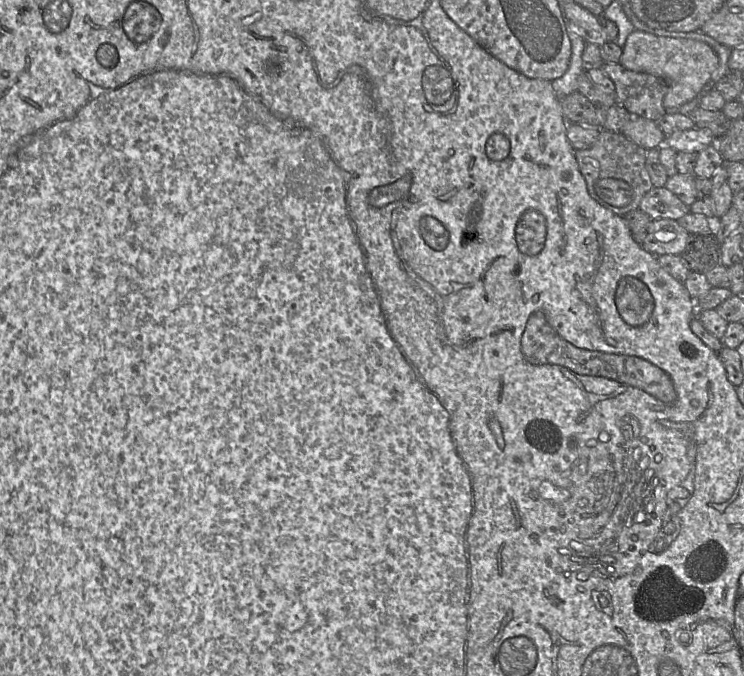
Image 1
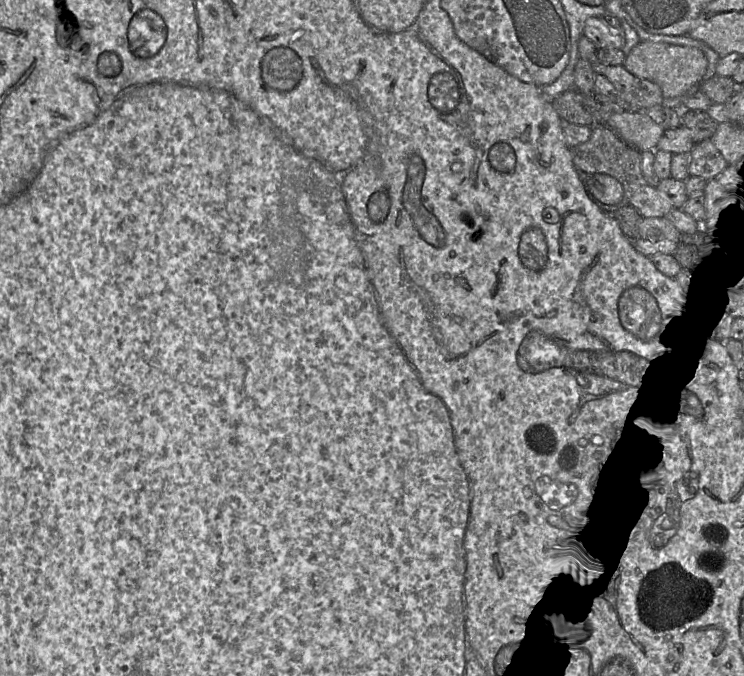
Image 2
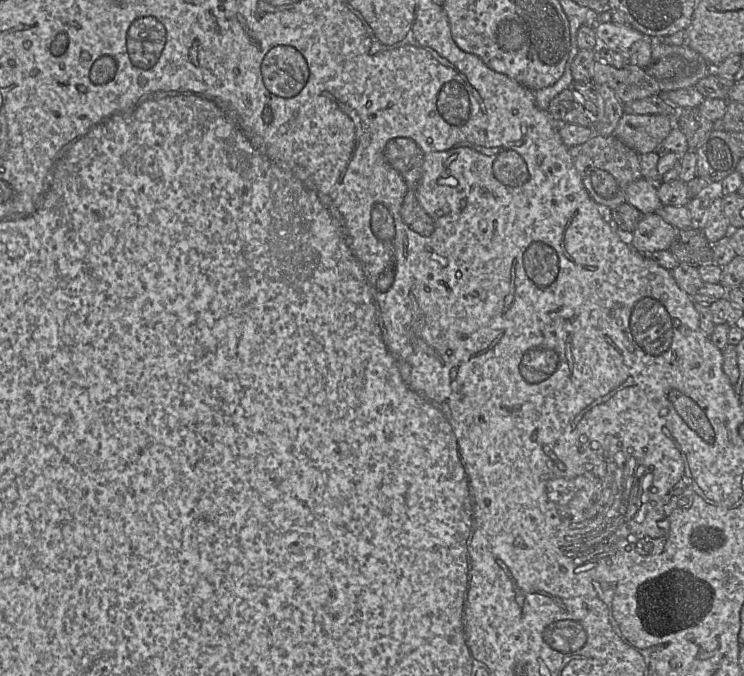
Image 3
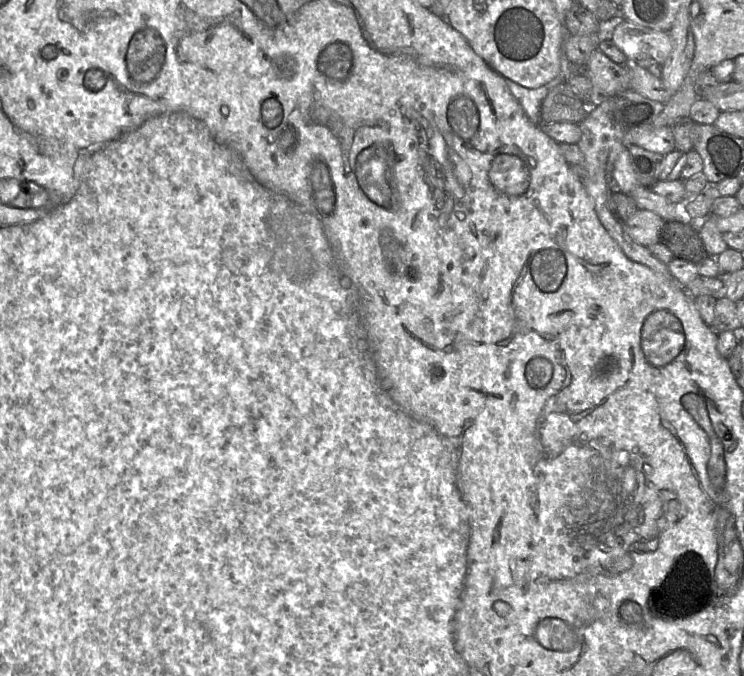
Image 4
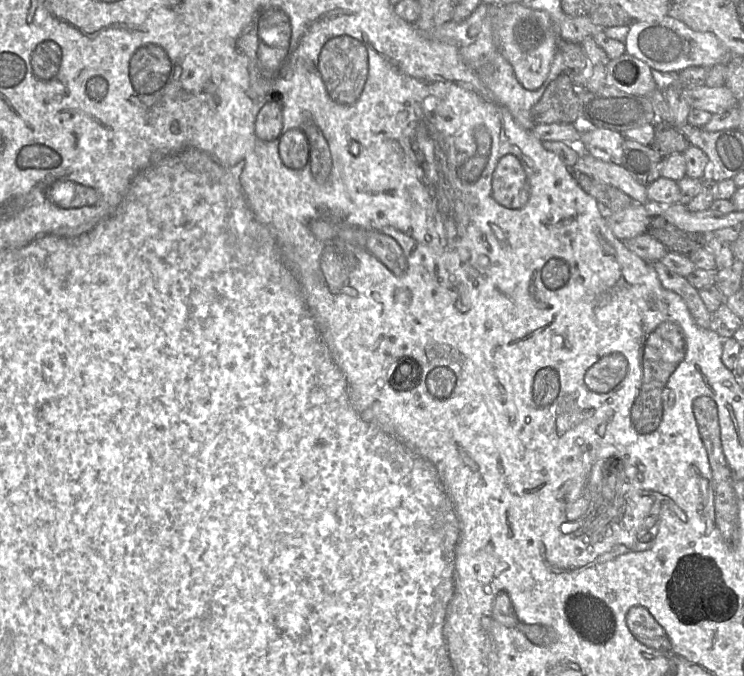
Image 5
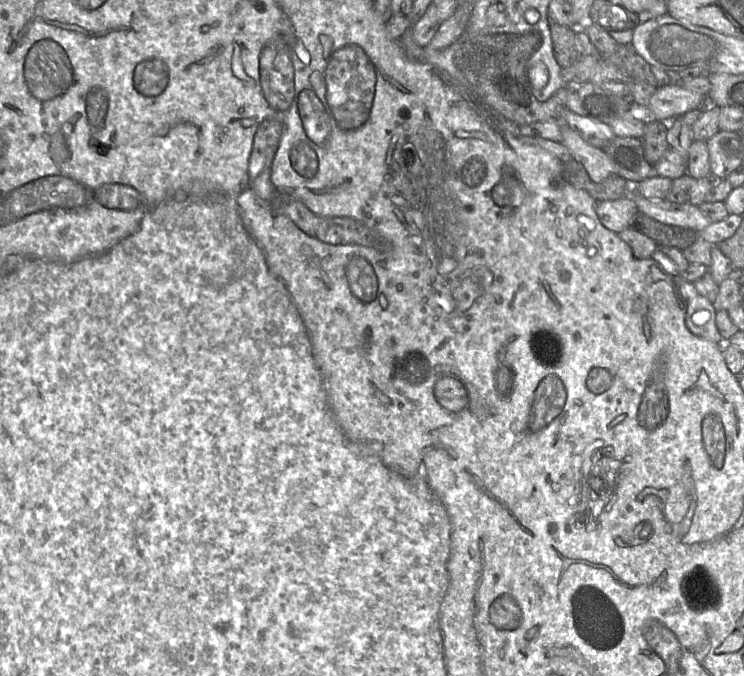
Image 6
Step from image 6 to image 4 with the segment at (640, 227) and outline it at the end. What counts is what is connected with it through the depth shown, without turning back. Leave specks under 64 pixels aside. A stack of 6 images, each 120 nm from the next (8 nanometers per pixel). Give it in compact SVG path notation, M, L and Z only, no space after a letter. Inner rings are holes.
M688 218L664 220L659 233L659 243L666 246L674 258L698 264L710 255L697 226Z

